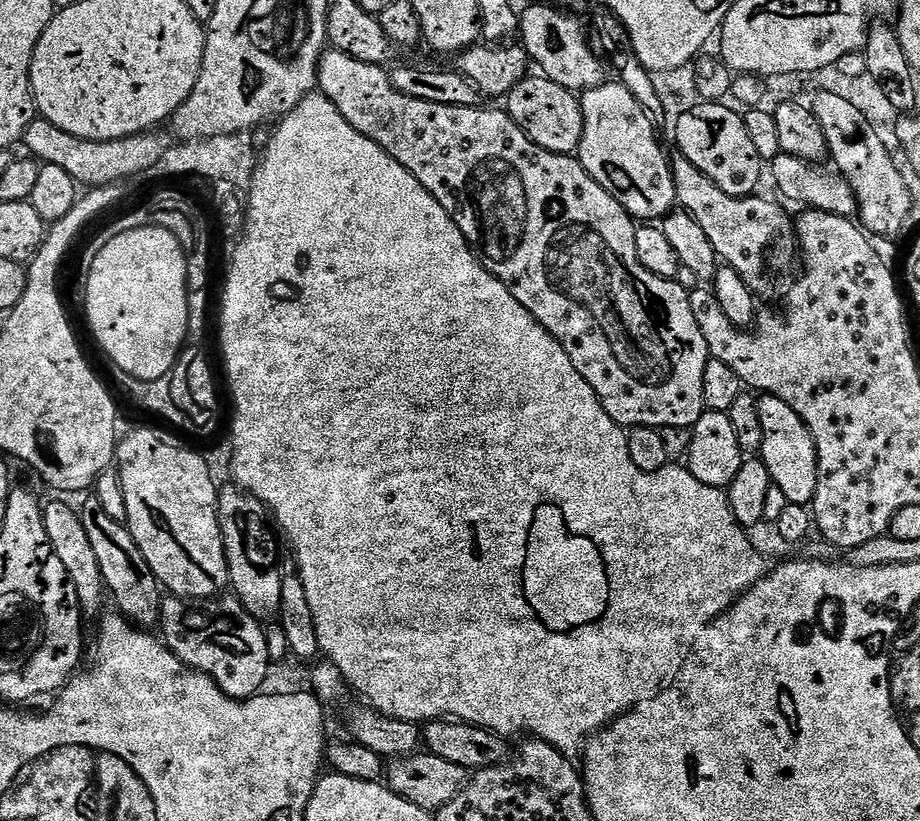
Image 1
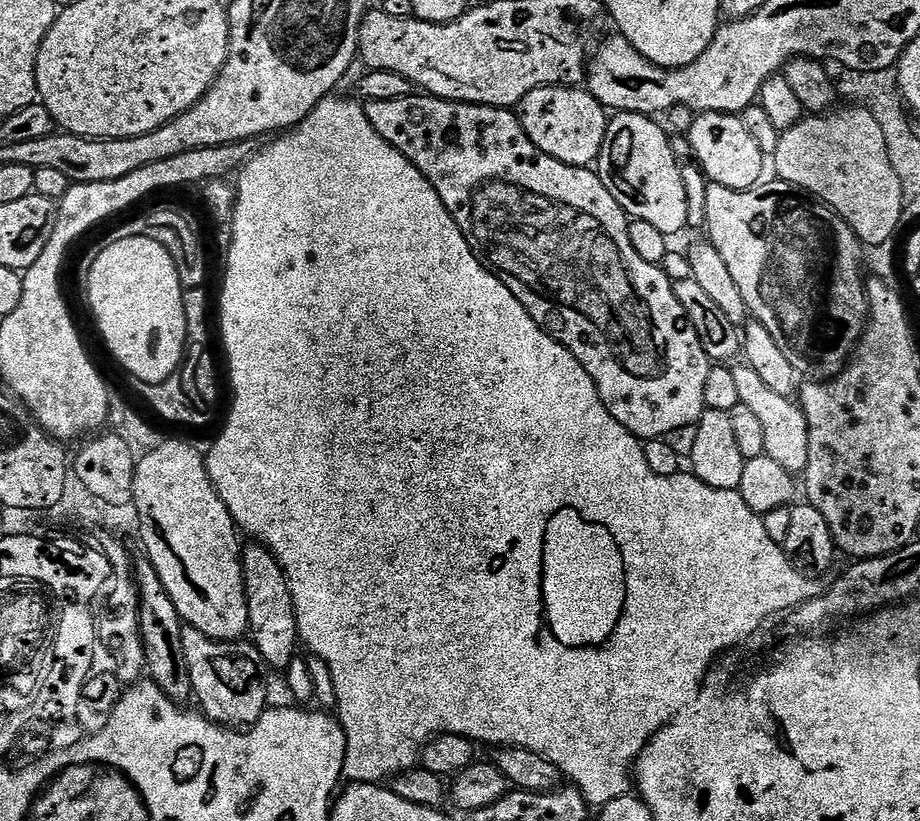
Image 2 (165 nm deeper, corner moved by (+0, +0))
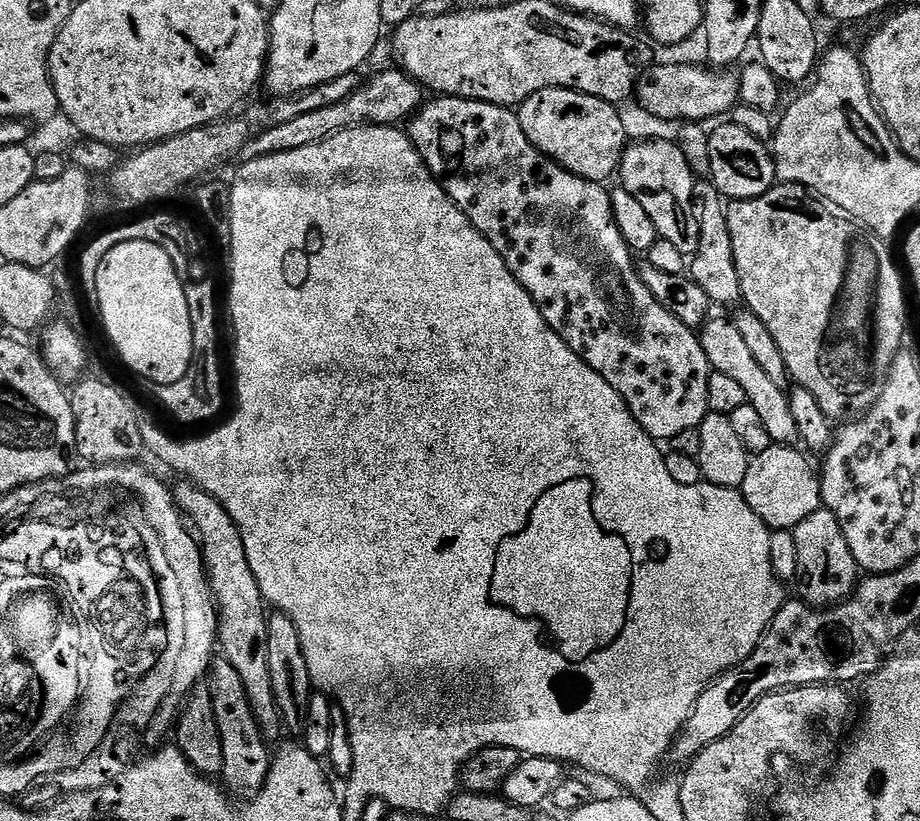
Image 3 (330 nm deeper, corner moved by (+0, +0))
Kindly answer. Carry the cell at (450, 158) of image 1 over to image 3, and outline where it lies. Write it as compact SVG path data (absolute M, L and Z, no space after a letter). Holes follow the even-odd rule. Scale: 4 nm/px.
M446 96L433 100L436 101L433 104L425 103L420 111L407 121L406 131L412 139L412 145L418 150L418 154L424 159L433 176L440 181L448 197L456 203L458 210L462 210L462 214L466 214L466 218L470 218L470 222L488 239L490 246L494 246L494 250L502 254L514 278L518 278L518 282L527 290L530 298L534 298L542 318L546 318L548 325L564 339L566 346L570 346L570 350L574 350L574 354L578 354L578 358L586 361L593 370L602 374L602 378L606 378L606 382L610 382L610 386L614 386L614 390L618 390L630 414L634 414L638 426L642 426L642 430L646 430L646 434L650 434L653 440L667 442L670 438L682 434L682 430L699 429L700 423L709 413L706 386L710 375L708 359L700 345L700 337L693 329L678 322L678 318L674 318L674 314L663 308L654 298L654 294L646 290L638 271L637 261L632 261L634 253L622 238L614 222L609 189L604 189L607 187L603 183L575 176L572 172L567 172L561 164L556 164L547 156L543 156L530 142L530 138L526 138L520 125L519 115L511 107L503 104L487 104L481 100L462 100L459 96Z

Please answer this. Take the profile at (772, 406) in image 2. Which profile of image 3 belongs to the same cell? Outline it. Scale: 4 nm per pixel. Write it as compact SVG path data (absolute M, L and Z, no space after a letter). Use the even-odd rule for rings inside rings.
M709 319L704 327L699 329L700 345L708 359L708 367L712 372L727 374L734 378L742 390L746 390L747 404L754 406L766 426L767 432L773 444L792 446L799 441L797 423L790 412L789 393L785 389L774 386L770 377L758 366L758 361L750 355L750 349L746 347L746 341L742 334L738 334L738 326L731 319L715 320Z

